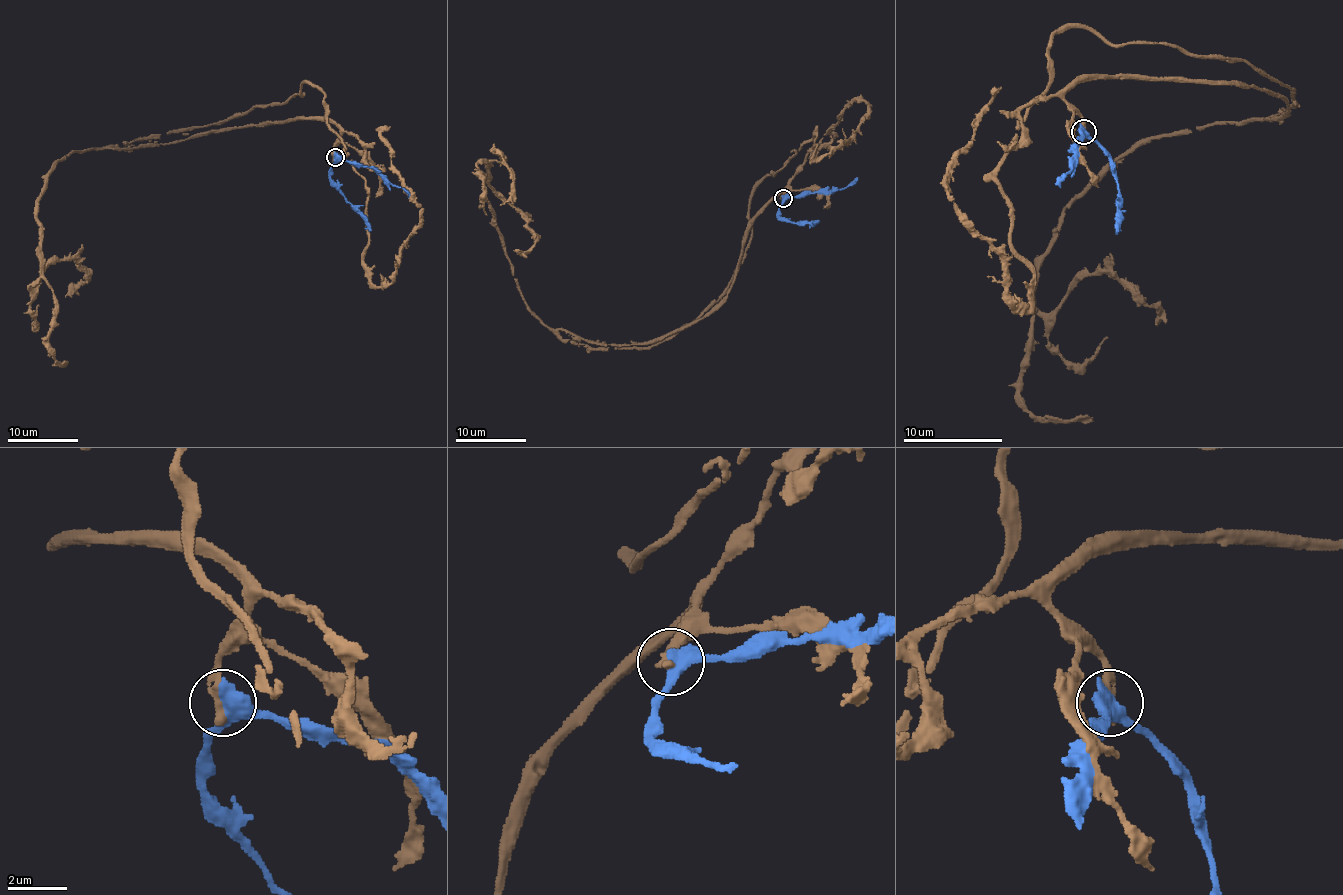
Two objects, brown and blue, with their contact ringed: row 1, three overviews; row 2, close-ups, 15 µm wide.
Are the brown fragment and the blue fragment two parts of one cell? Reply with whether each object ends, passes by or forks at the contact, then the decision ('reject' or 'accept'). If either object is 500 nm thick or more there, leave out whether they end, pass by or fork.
brown ends; blue passes by; reject

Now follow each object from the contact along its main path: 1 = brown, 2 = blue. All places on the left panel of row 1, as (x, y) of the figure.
1: (334, 157), (318, 120), (183, 132), (311, 82), (384, 287), (421, 208), (389, 127)
2: (334, 157), (332, 185), (361, 216), (370, 232)

